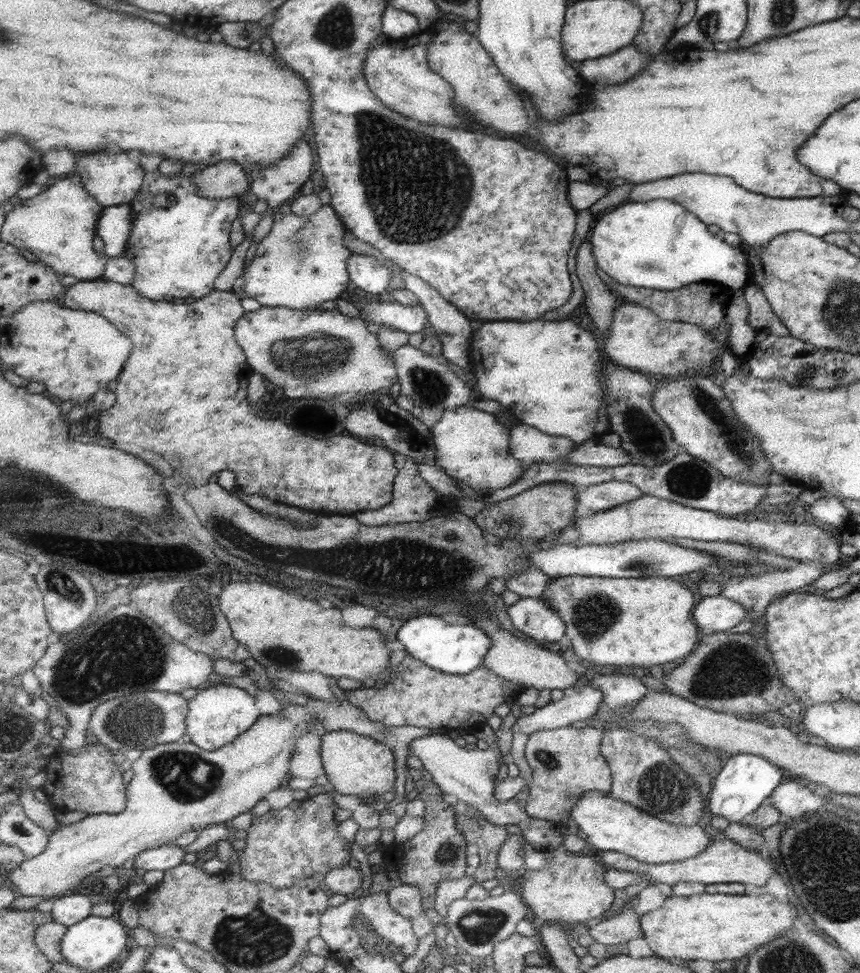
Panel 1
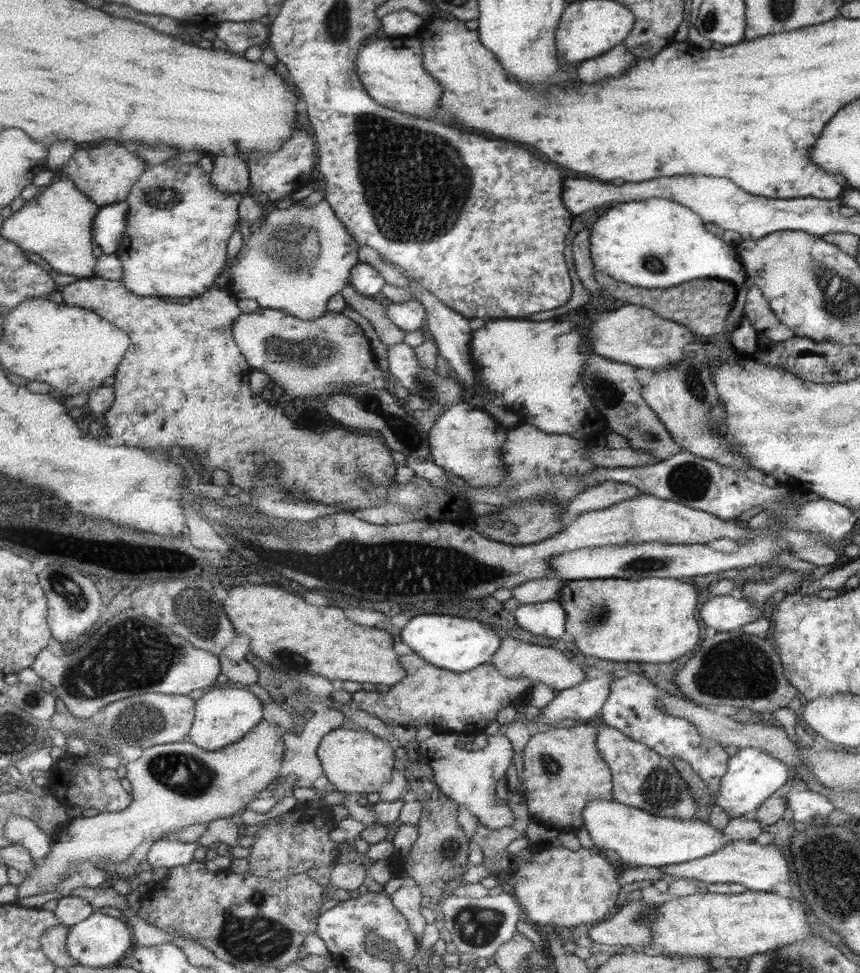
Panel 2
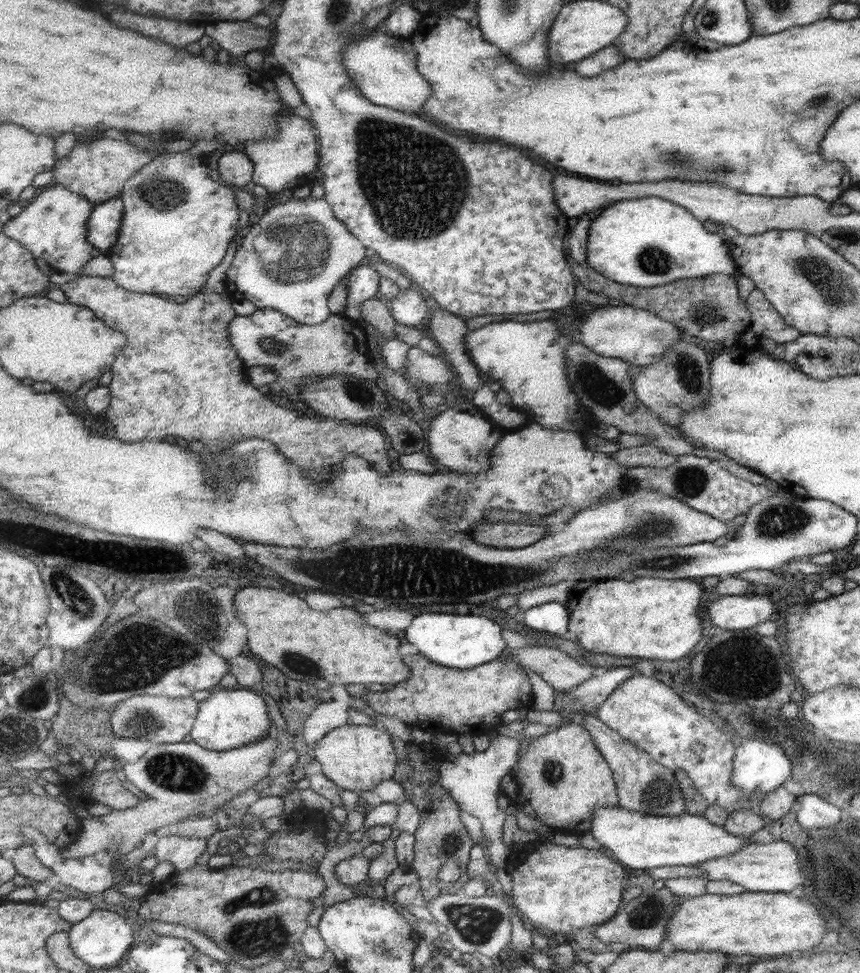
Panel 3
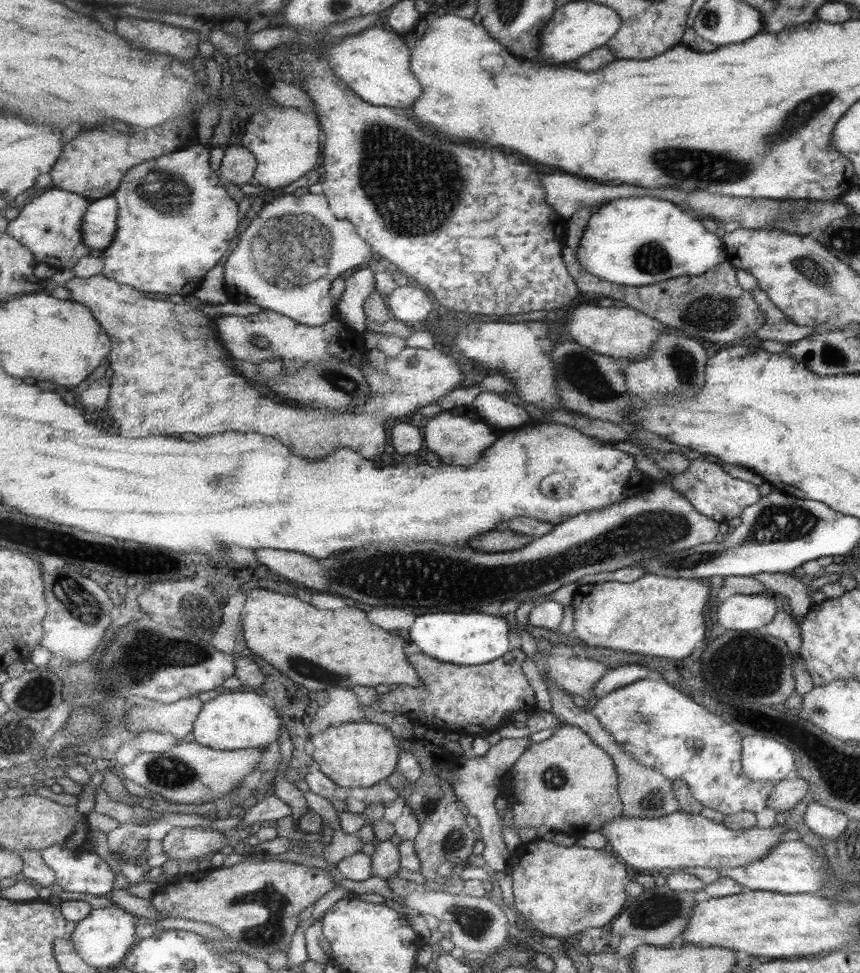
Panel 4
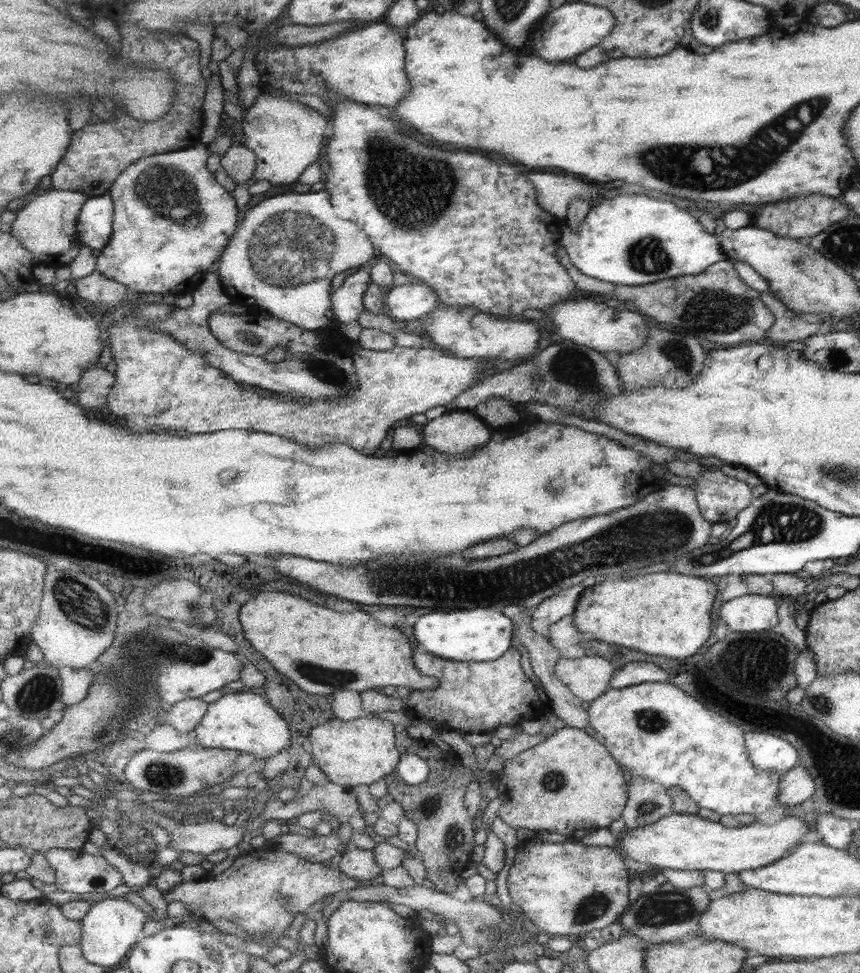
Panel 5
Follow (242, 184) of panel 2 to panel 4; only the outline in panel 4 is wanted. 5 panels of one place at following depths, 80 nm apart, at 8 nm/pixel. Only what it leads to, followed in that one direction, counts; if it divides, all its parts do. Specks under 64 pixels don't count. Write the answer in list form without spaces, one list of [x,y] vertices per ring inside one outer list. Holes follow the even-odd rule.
[[[233,145],[233,148],[226,147],[219,171],[228,182],[241,185],[253,180],[257,165],[253,152],[243,145]]]

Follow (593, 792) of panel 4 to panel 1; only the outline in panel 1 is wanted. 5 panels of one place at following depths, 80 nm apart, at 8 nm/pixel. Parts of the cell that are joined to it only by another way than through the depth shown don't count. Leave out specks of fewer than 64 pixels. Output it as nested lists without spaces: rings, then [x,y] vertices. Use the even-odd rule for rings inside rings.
[[[563,727],[543,730],[528,735],[523,751],[531,768],[532,779],[524,811],[529,819],[543,819],[562,824],[568,819],[568,810],[576,798],[587,791],[607,794],[611,783],[611,770],[601,758],[601,730],[594,727]]]

